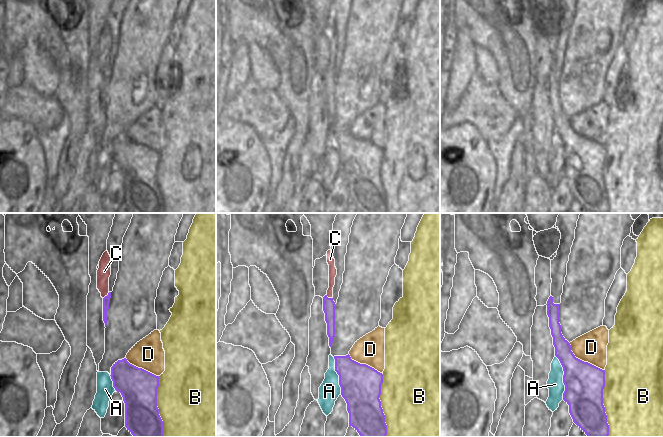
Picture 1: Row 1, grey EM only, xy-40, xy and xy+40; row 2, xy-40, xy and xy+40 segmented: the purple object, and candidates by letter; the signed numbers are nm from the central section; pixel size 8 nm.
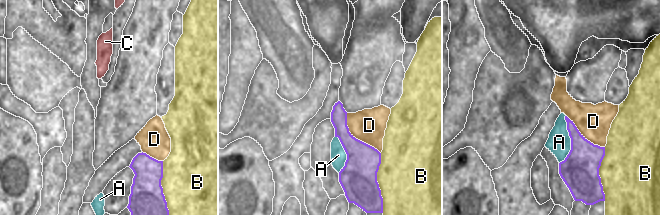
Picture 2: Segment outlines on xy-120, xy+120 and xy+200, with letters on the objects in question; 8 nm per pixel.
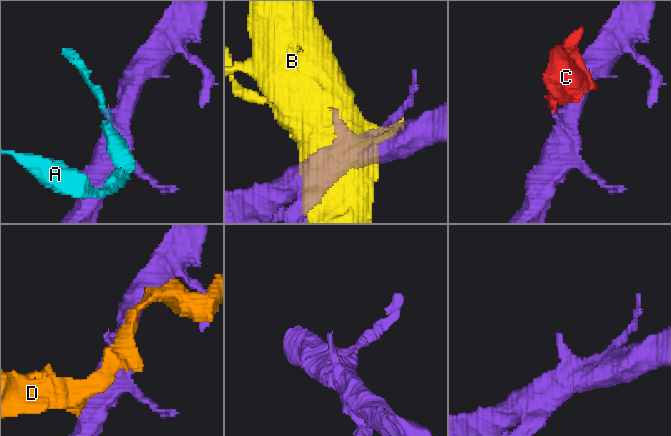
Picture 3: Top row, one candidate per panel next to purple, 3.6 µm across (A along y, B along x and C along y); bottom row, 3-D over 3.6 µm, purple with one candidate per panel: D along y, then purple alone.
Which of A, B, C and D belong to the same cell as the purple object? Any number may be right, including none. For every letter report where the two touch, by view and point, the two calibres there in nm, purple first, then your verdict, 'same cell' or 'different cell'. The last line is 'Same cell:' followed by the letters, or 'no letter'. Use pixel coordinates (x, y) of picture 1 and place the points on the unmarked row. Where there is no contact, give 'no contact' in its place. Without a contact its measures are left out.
A: contact xy+40 (563, 153); calibres 320 and 130 nm; different cell
B: contact xy+40 (602, 179); calibres 320 and 480 nm; different cell
C: contact xy (329, 74); calibres 100 and 60 nm; different cell
D: contact xy+40 (583, 137); calibres 320 and 240 nm; different cell
Same cell: no letter

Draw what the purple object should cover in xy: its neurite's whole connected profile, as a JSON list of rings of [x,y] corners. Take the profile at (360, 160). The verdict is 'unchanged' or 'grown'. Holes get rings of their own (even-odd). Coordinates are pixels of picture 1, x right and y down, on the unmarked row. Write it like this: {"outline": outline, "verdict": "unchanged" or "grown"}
{"outline": [[[349,130],[334,132],[334,135],[335,147],[339,151],[341,171],[347,179],[349,202],[352,202],[361,213],[386,213],[387,201],[379,175],[383,150],[366,140],[352,136]]], "verdict": "unchanged"}

